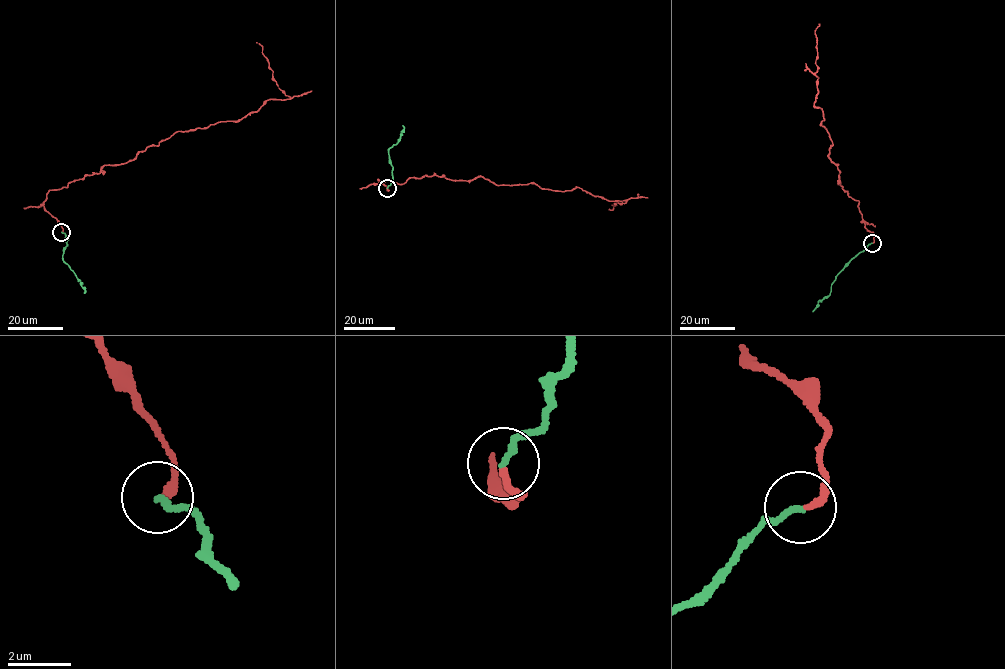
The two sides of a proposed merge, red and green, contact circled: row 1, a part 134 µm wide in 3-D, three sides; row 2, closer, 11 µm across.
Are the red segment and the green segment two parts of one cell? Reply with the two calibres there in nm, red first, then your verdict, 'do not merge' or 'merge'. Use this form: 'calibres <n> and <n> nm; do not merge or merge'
calibres 240 and 200 nm; merge

